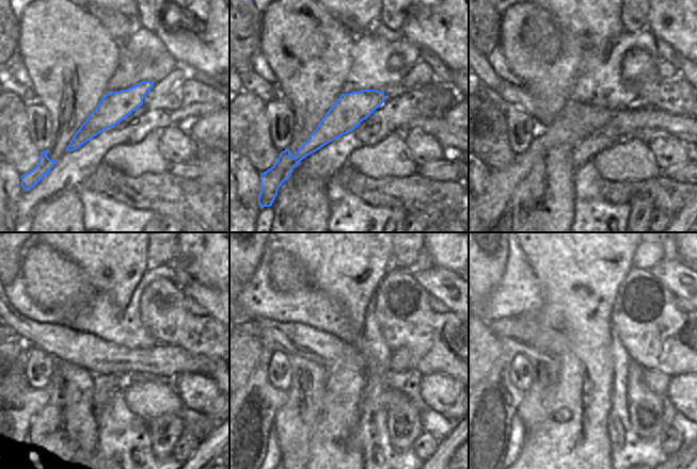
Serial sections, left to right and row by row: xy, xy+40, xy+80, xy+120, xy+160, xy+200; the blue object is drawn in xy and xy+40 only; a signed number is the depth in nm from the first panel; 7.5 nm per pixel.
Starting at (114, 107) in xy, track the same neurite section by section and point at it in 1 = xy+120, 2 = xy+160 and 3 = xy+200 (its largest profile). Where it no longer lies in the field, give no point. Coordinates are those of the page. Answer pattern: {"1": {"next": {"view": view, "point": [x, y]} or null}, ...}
{"1": {"next": {"view": "xy+120", "point": [21, 403]}}, "2": {"next": {"view": "xy+160", "point": [251, 409]}}, "3": {"next": {"view": "xy+200", "point": [490, 405]}}}

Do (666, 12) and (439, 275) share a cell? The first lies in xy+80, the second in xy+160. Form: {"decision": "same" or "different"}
{"decision": "different"}

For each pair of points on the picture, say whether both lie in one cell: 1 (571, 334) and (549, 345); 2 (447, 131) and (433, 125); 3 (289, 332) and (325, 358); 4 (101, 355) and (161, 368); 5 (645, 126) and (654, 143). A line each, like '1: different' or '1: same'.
1: different
2: same
3: same
4: same
5: different

